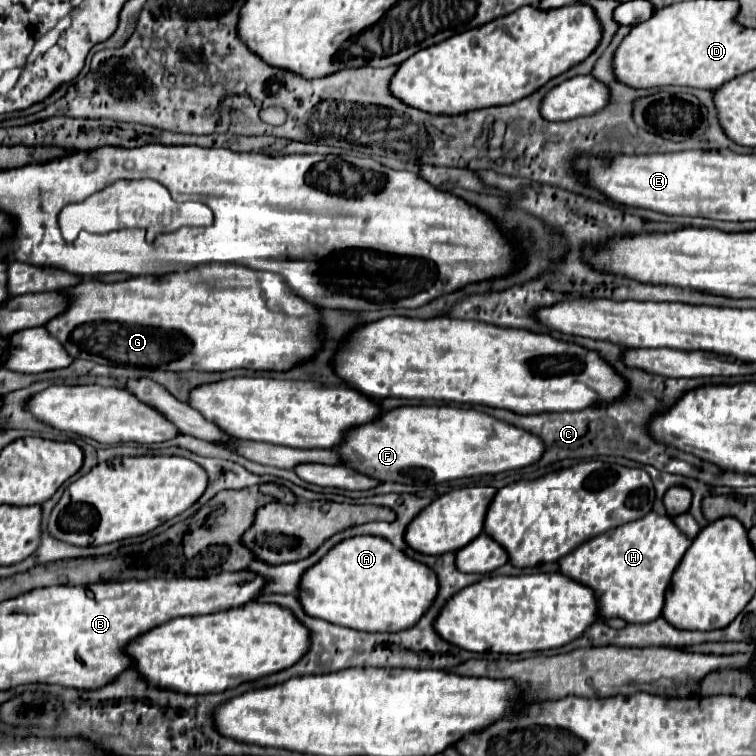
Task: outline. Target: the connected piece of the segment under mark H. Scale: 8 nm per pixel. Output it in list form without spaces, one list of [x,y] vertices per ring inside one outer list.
[[[654,510],[648,512],[648,516],[632,522],[632,524],[622,524],[620,528],[612,528],[612,532],[604,532],[588,542],[584,542],[576,552],[564,556],[560,560],[560,572],[566,574],[568,578],[590,586],[596,592],[596,600],[600,606],[600,616],[602,618],[622,618],[626,622],[650,622],[662,616],[664,608],[664,594],[666,588],[672,580],[674,570],[682,562],[686,550],[690,548],[692,540],[672,524],[670,516],[660,516]]]

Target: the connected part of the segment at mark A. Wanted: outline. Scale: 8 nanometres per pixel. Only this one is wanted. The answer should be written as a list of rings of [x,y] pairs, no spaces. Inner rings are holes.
[[[354,536],[336,544],[300,582],[298,600],[304,610],[326,622],[364,632],[400,632],[412,628],[434,604],[438,576],[422,562],[408,558],[402,550],[376,536]]]

